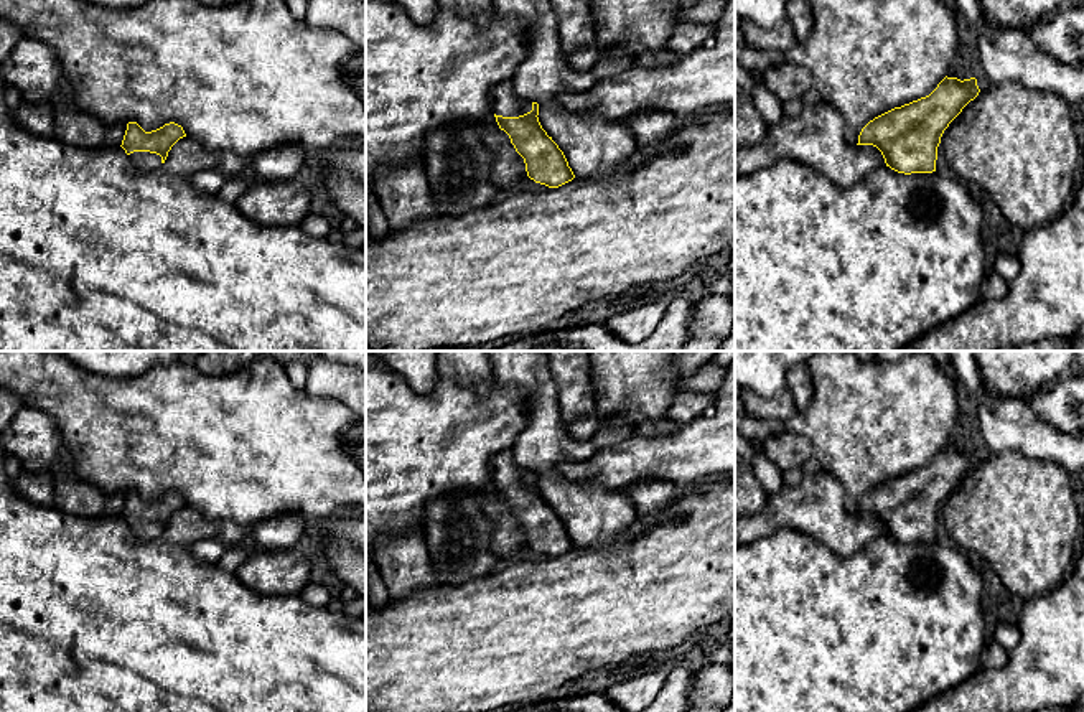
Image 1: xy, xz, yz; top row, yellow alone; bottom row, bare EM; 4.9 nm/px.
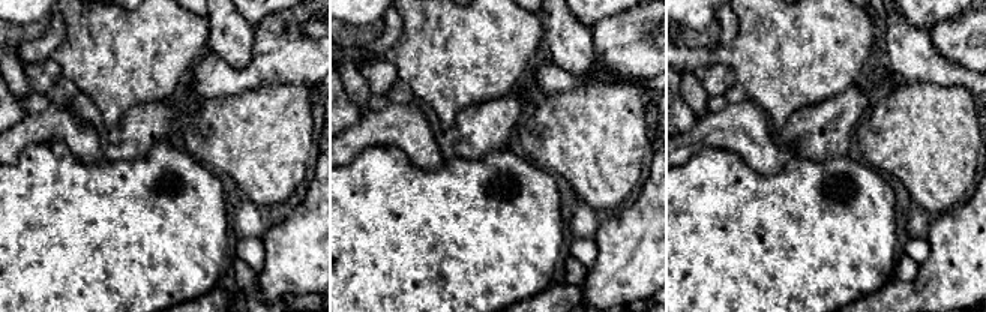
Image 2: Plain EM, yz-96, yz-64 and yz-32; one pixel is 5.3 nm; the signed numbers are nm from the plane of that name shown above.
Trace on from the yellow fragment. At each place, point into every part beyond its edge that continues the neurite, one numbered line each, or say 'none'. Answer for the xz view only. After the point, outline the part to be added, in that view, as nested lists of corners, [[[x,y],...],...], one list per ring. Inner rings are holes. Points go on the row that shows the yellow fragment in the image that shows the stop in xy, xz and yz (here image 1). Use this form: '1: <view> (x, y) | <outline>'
1: xz (504, 101) | [[[506,81],[496,86],[489,92],[491,109],[496,115],[502,117],[519,117],[532,110],[532,102],[521,99],[514,92],[512,81]]]

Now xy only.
1: xy (144, 160) | [[[133,152],[128,155],[128,158],[133,162],[137,168],[143,171],[152,171],[163,166],[161,157],[150,152]]]

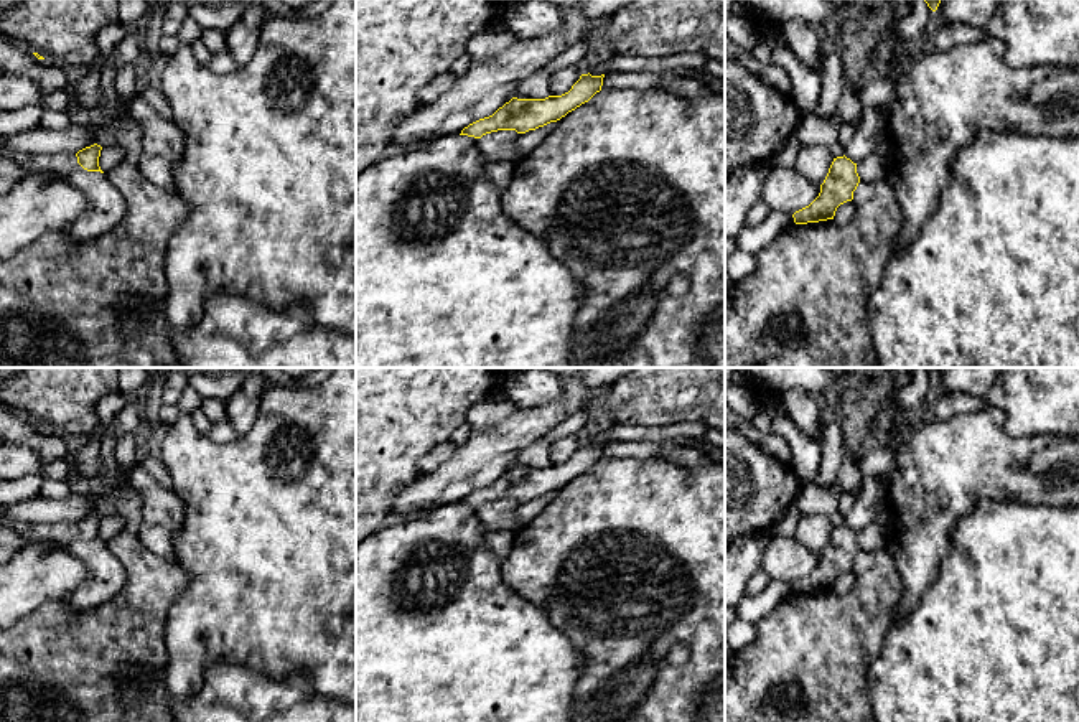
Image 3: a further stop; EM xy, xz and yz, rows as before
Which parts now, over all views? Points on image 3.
none

